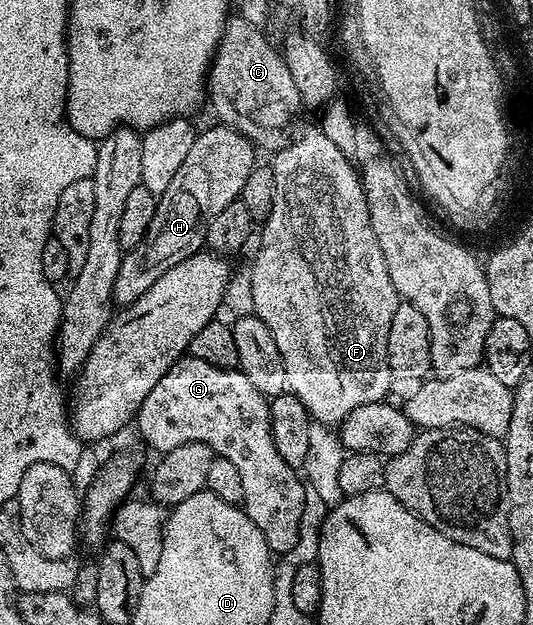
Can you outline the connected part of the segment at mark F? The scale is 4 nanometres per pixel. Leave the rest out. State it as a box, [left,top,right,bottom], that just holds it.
[251,129,402,425]

